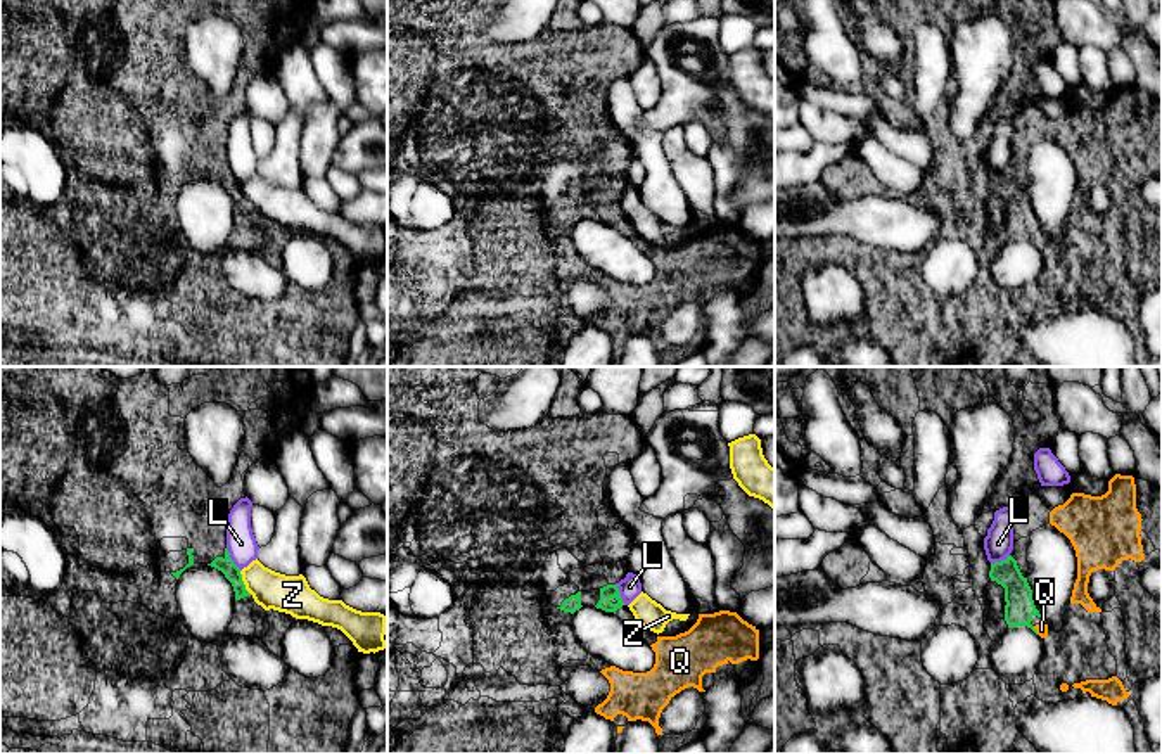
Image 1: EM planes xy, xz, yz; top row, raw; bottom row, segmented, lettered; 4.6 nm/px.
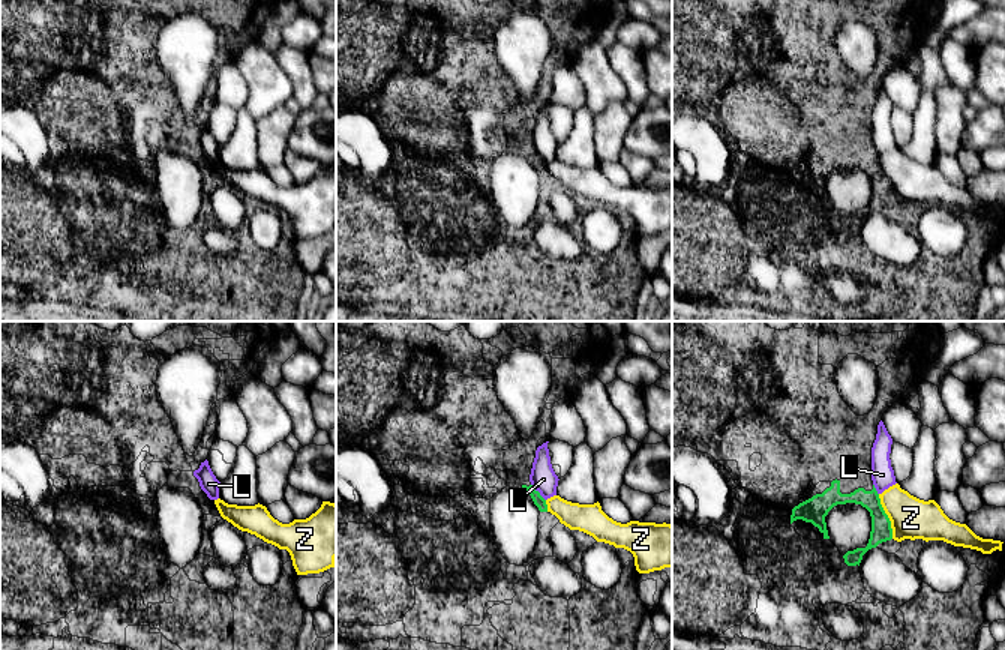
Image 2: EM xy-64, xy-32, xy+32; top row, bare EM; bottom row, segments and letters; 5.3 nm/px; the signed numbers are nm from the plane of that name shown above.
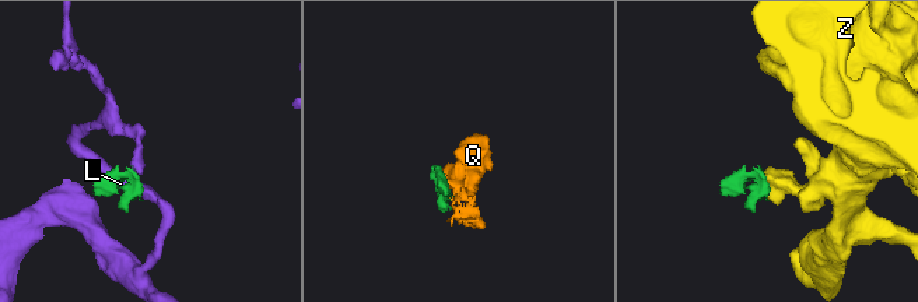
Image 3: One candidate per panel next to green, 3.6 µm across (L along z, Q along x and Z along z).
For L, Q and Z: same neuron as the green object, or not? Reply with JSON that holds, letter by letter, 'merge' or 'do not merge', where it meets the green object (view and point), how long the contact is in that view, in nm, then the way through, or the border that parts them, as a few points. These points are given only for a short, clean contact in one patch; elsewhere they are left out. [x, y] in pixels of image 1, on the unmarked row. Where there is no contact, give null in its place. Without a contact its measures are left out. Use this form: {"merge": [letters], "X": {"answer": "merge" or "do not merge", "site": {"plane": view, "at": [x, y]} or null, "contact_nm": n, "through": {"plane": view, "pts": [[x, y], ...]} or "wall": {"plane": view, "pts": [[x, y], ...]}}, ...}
{"merge": ["Q"], "L": {"answer": "do not merge", "site": {"plane": "xy", "at": [230, 172]}, "contact_nm": 130, "wall": {"plane": "xy", "pts": [[225, 161], [241, 182]]}}, "Q": {"answer": "merge", "site": {"plane": "yz", "at": [1034, 242]}, "contact_nm": 50}, "Z": {"answer": "do not merge", "site": {"plane": "xy", "at": [242, 196]}, "contact_nm": 130, "wall": {"plane": "xy", "pts": [[239, 184], [244, 199], [251, 206]]}}}

